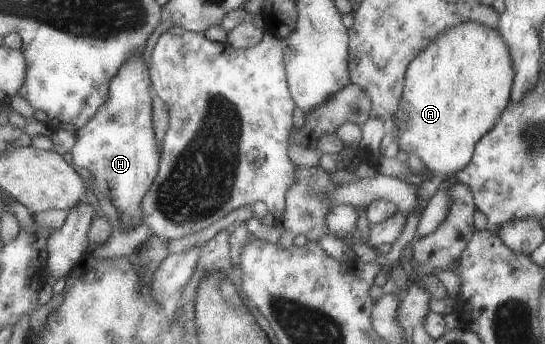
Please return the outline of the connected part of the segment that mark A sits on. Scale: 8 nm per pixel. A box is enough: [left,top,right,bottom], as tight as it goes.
[392,22,512,187]

